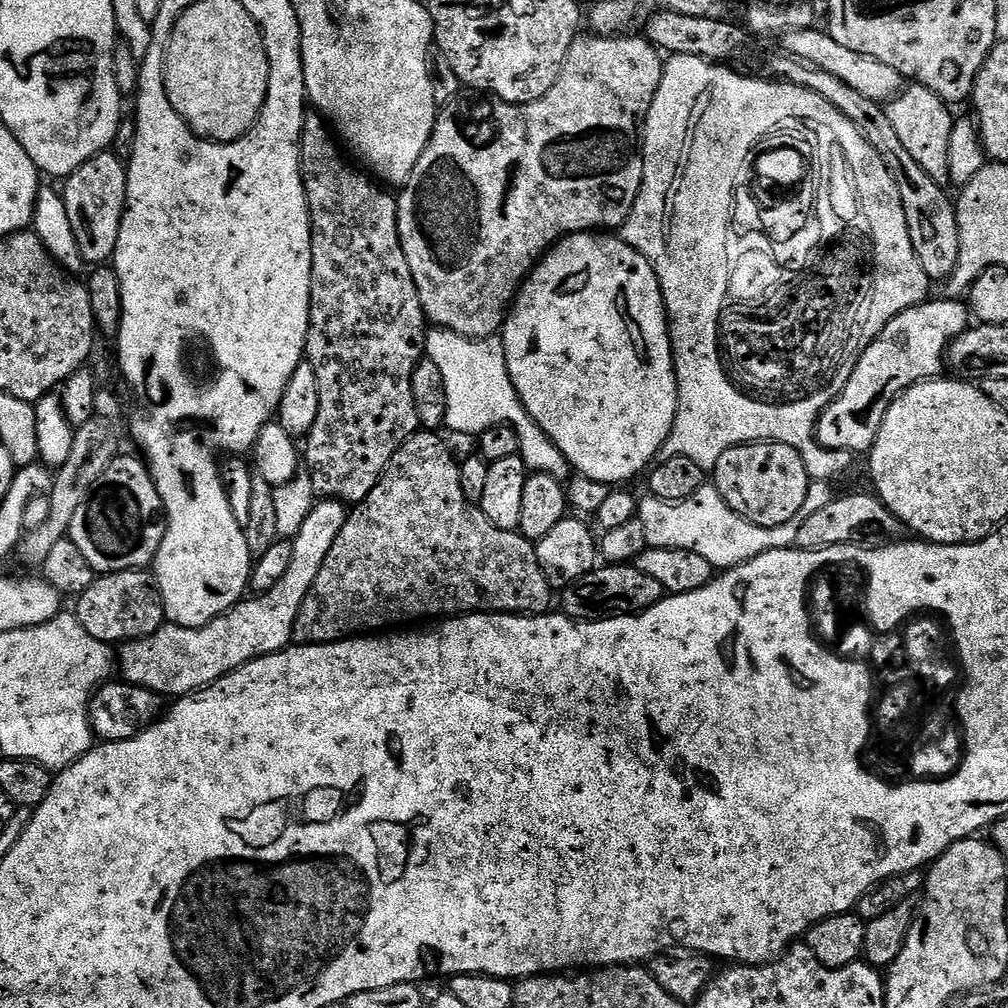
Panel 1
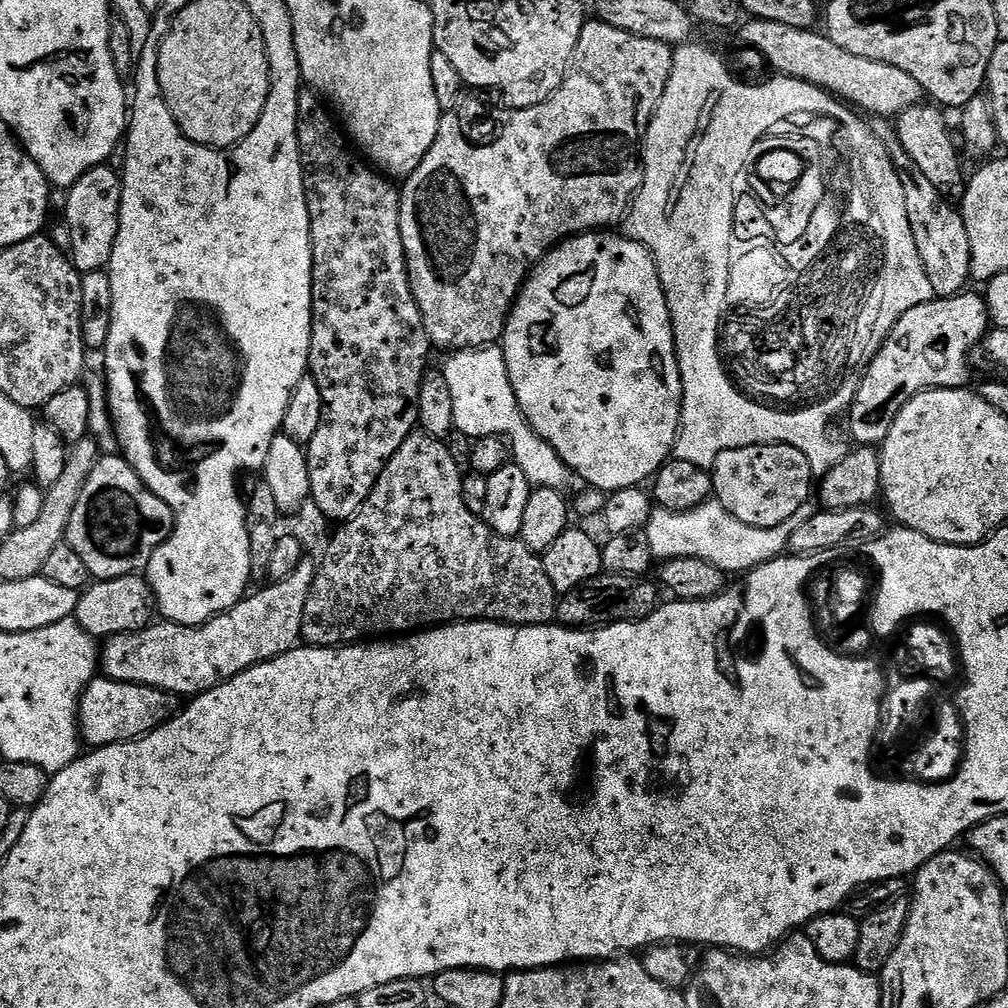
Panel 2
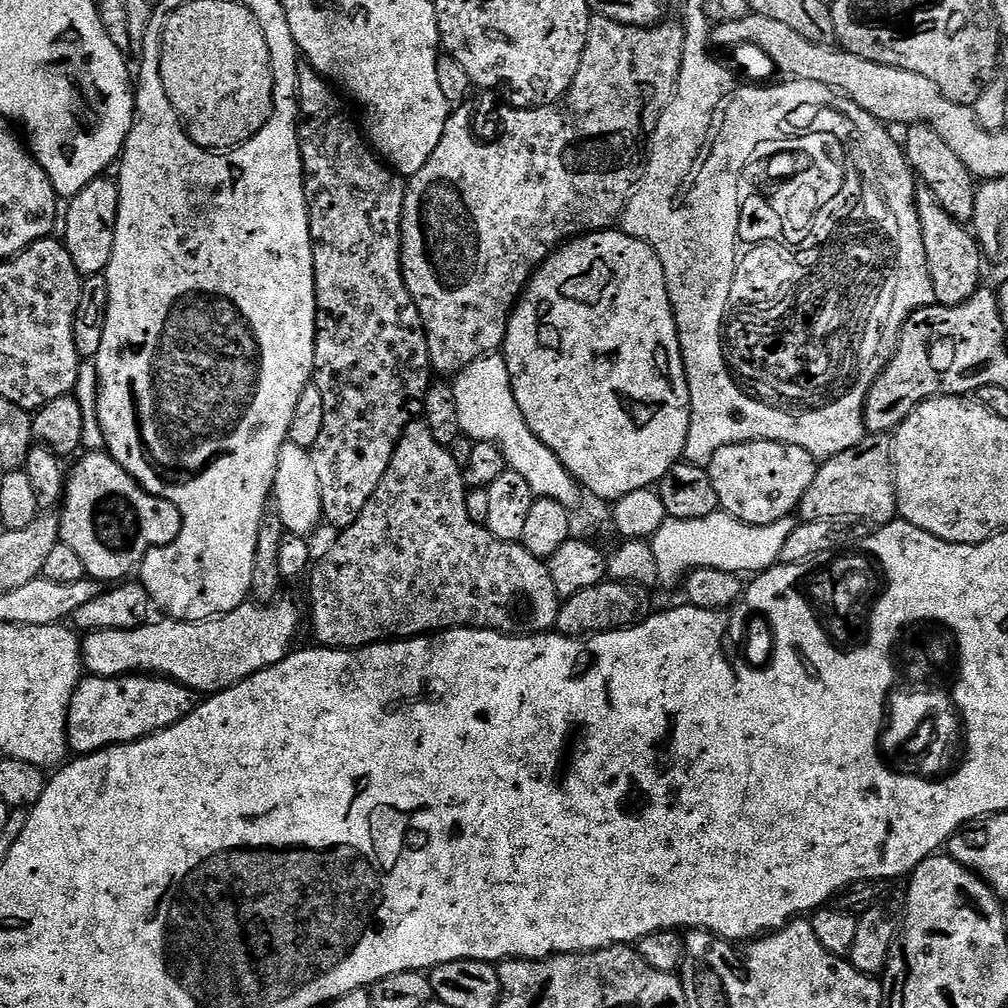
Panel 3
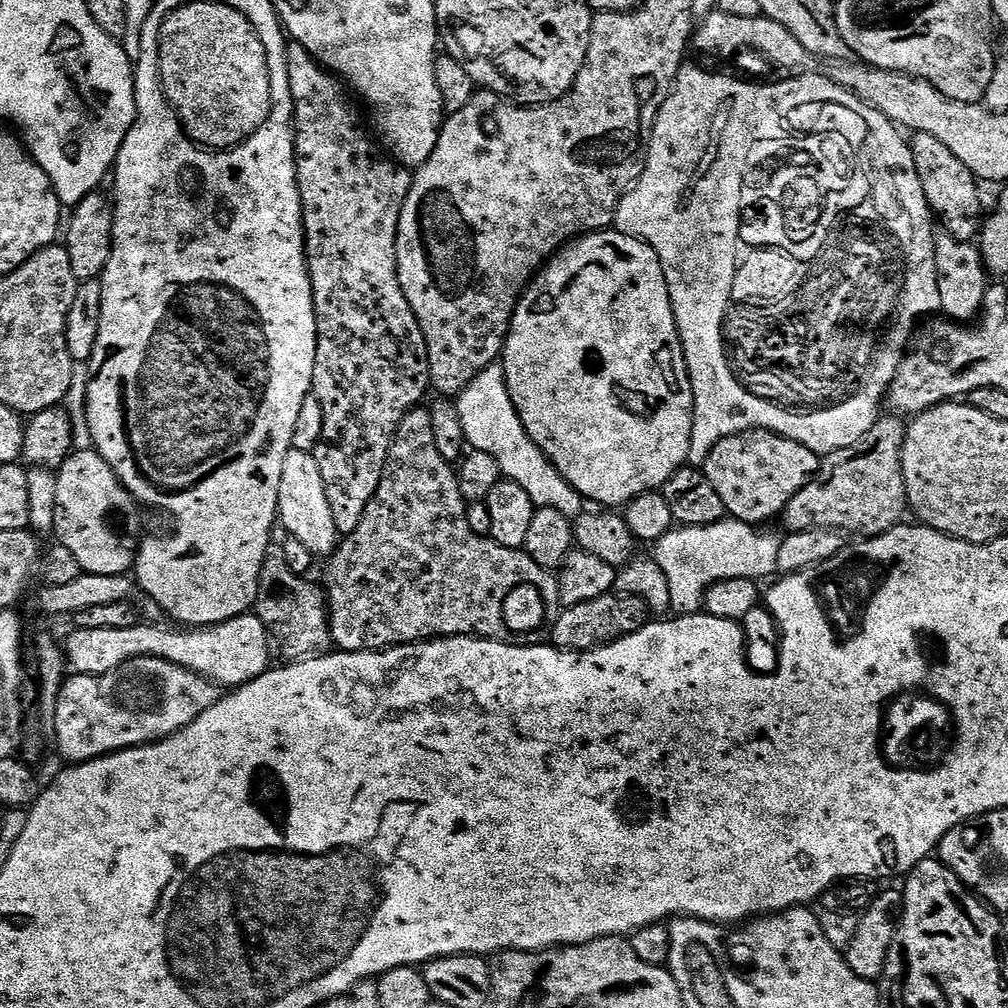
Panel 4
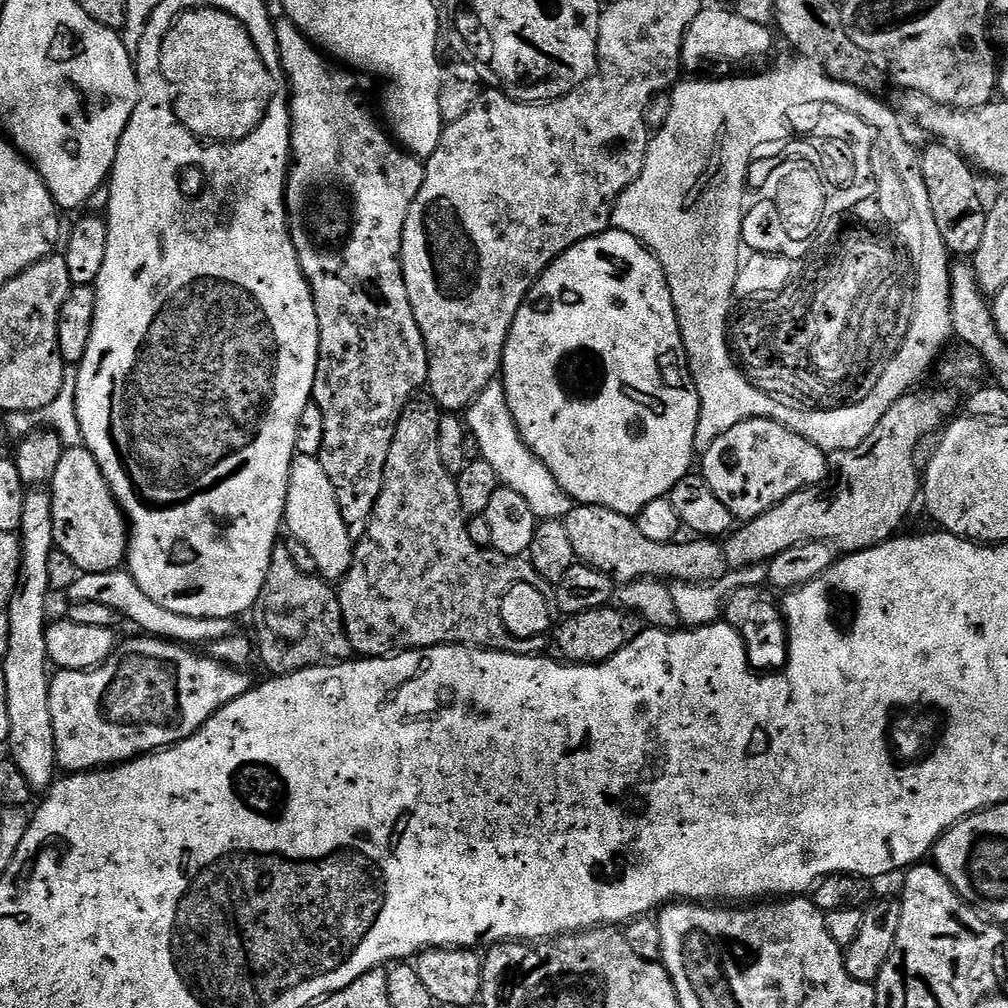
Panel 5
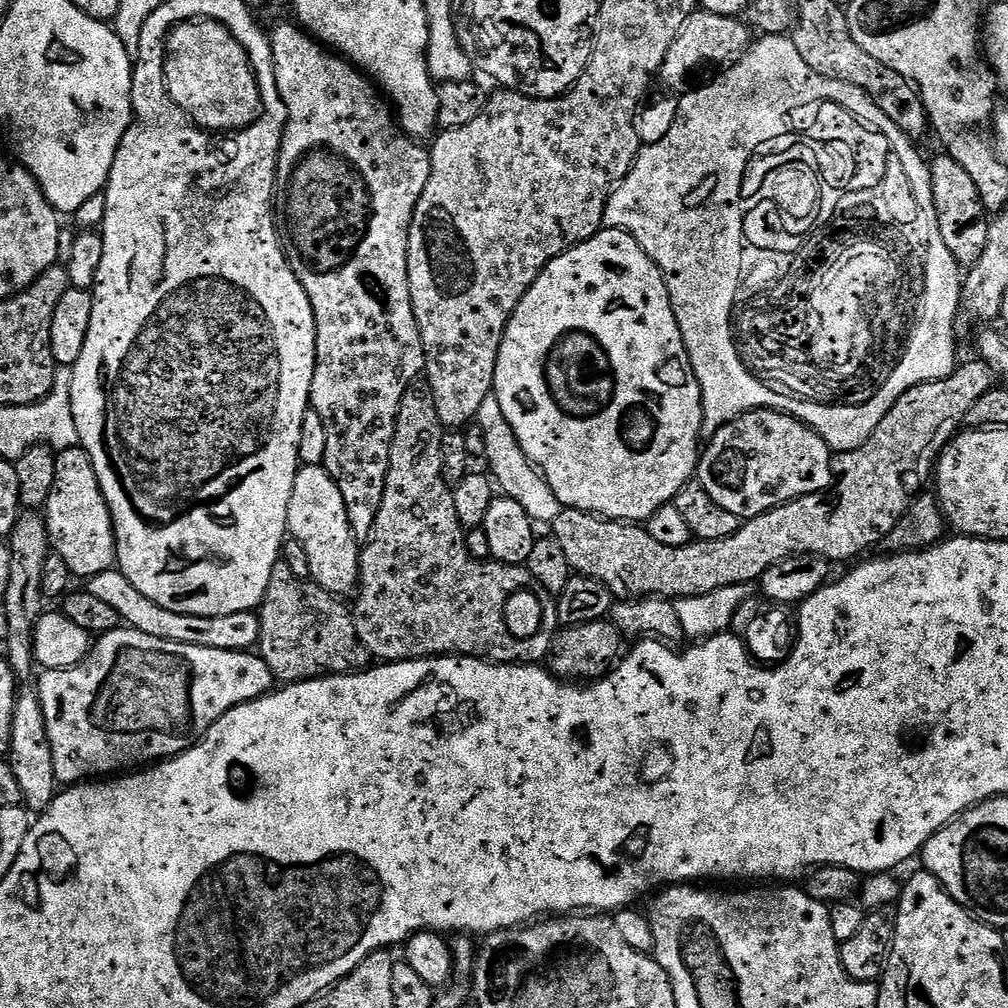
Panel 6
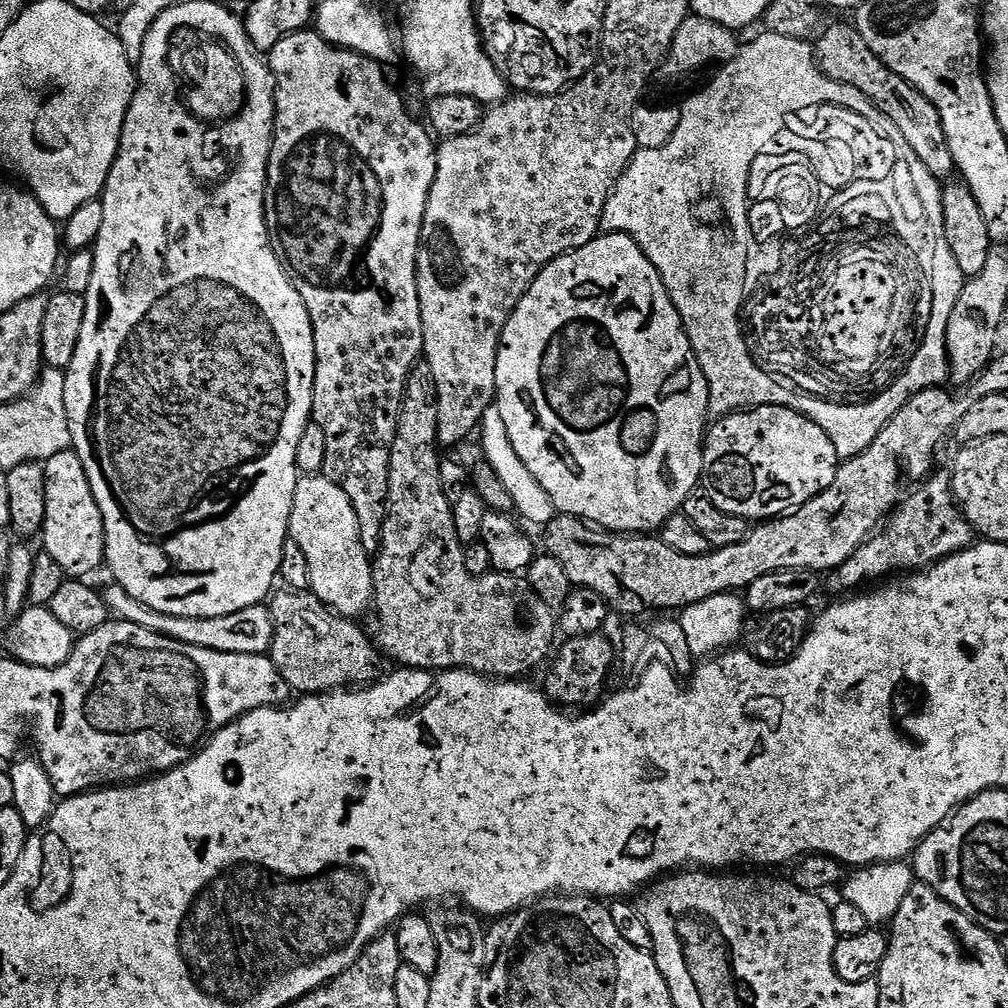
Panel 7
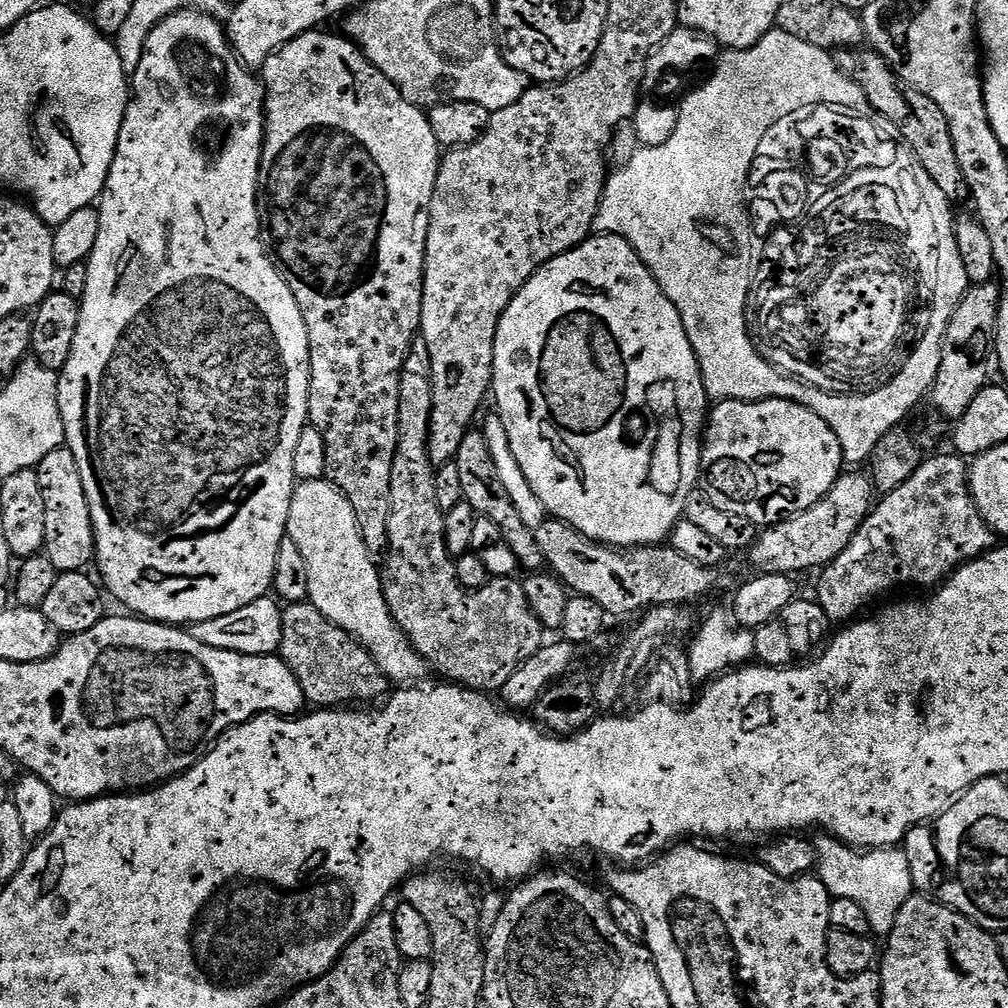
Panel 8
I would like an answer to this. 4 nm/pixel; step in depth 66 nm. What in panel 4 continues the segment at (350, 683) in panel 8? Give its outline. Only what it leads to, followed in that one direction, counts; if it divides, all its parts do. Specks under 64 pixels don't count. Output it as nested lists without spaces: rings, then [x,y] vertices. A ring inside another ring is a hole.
[[[283,543],[269,544],[260,575],[260,593],[256,595],[254,615],[267,624],[279,655],[281,652],[285,656],[283,659],[288,662],[327,656],[334,648],[325,589],[319,583],[311,584],[310,581],[294,574],[294,570],[286,566]]]

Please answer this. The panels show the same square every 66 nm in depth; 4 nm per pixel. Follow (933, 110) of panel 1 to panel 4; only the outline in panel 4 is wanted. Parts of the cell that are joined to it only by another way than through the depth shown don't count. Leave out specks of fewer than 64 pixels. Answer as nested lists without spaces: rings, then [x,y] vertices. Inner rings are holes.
[[[915,133],[910,140],[916,173],[922,182],[922,190],[926,194],[926,202],[932,208],[932,215],[945,233],[959,240],[975,241],[979,237],[986,219],[984,200],[980,197],[981,181],[976,179],[962,161],[951,152],[944,143],[931,134]]]

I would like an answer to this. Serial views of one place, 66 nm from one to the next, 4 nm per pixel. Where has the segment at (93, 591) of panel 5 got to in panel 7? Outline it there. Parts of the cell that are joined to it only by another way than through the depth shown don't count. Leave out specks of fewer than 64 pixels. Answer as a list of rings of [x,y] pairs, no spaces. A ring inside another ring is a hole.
[[[115,582],[109,583],[102,595],[108,607],[109,617],[122,622],[134,622],[134,626],[142,626],[151,632],[162,634],[166,638],[174,638],[178,642],[186,642],[190,646],[202,646],[206,650],[218,650],[226,654],[258,654],[265,655],[271,649],[274,638],[274,622],[272,613],[264,604],[255,604],[246,610],[238,610],[238,614],[226,614],[222,618],[182,618],[162,614],[158,610],[150,610],[146,602],[138,602],[122,590]]]

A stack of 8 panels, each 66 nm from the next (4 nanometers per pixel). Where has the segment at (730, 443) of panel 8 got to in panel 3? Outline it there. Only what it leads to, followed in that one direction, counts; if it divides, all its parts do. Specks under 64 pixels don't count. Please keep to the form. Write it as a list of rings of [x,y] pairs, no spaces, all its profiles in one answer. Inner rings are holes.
[[[751,440],[734,446],[722,446],[722,450],[718,450],[718,454],[712,456],[707,469],[723,511],[728,512],[736,520],[741,520],[743,524],[766,526],[792,516],[799,509],[806,490],[810,490],[810,482],[814,482],[817,467],[818,461],[810,454],[806,454],[802,446],[790,446],[769,440]]]

